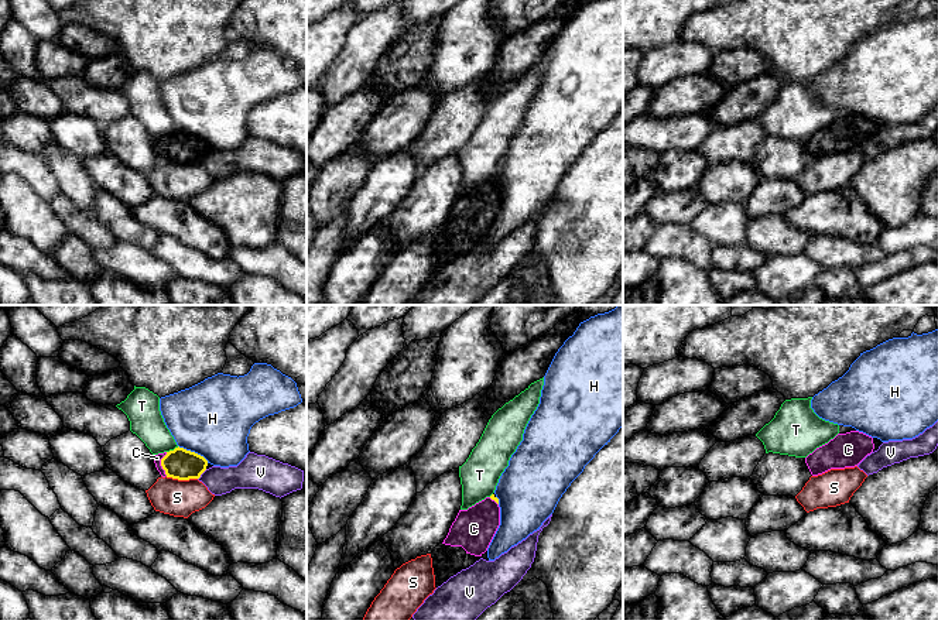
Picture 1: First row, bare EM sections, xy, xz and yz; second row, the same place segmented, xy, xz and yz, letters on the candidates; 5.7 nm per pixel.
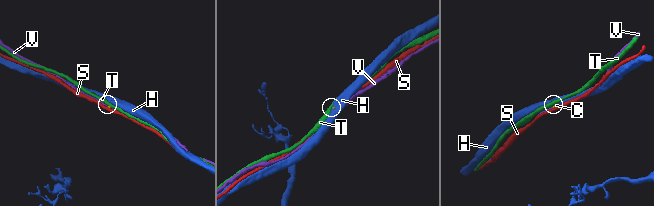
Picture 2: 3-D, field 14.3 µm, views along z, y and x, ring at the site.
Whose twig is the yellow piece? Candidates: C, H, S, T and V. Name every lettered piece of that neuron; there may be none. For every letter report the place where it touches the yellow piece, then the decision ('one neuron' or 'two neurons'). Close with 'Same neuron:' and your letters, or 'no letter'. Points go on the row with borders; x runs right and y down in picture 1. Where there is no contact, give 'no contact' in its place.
C: meets yellow in xy at (161, 463); one neuron
H: meets yellow in xy at (194, 452); two neurons
S: meets yellow in xy at (181, 479); two neurons
T: meets yellow in xy at (174, 449); two neurons
V: meets yellow in xy at (201, 473); two neurons
Same neuron: C

